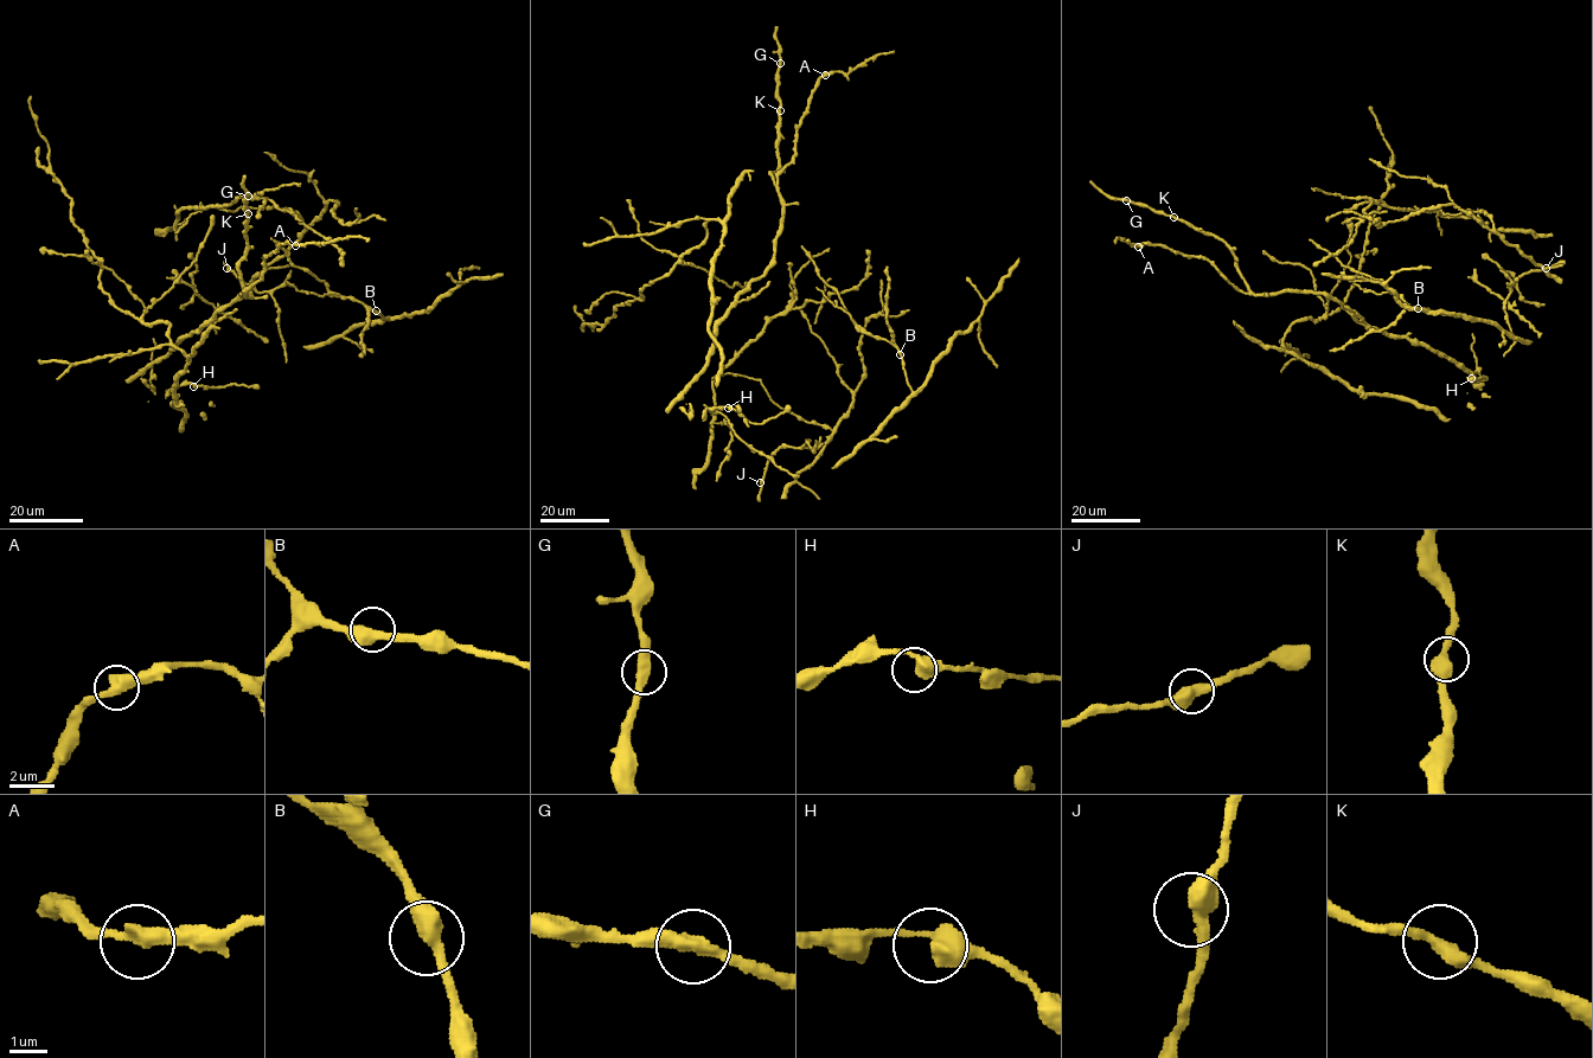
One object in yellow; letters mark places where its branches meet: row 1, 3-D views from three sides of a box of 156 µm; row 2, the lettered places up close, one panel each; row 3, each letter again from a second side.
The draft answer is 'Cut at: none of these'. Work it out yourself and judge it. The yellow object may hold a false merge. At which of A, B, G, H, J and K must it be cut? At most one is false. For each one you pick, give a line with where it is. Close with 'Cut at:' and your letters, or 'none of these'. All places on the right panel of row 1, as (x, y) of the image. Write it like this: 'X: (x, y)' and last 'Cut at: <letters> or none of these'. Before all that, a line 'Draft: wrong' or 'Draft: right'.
Draft: right
Cut at: none of these

